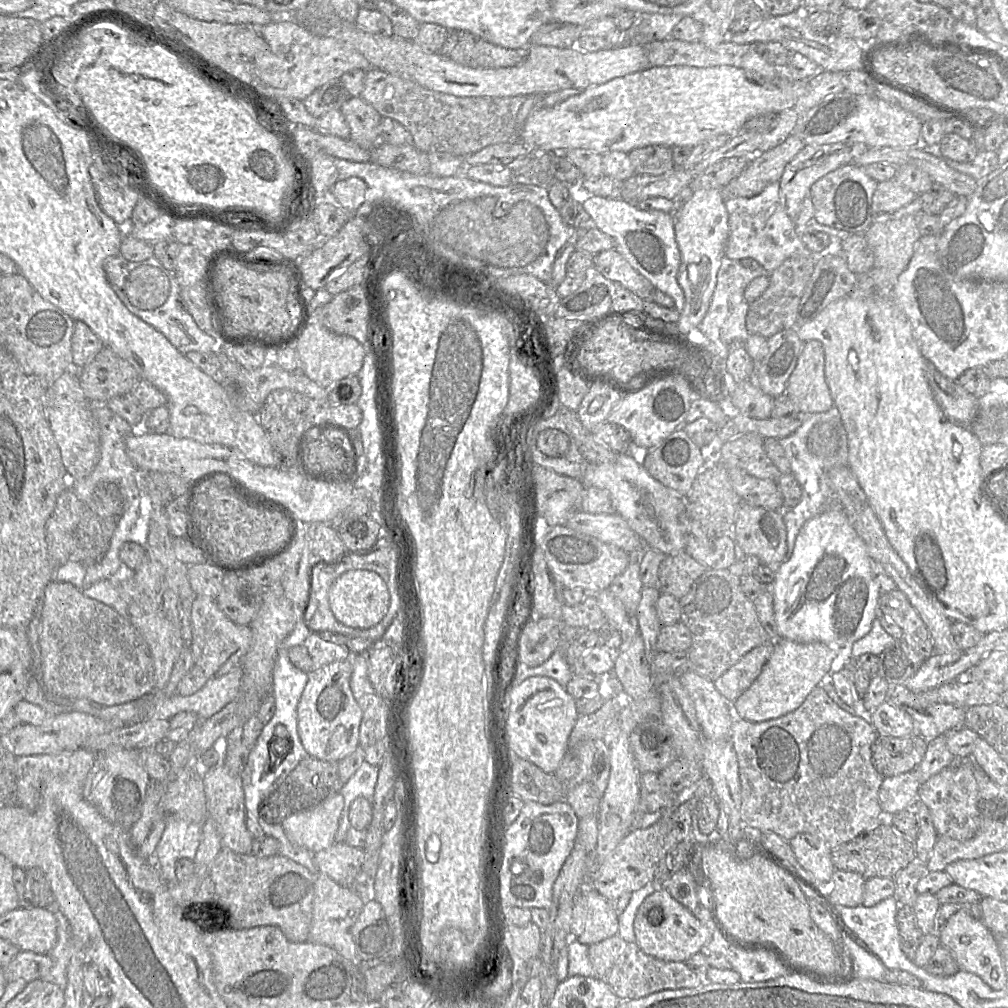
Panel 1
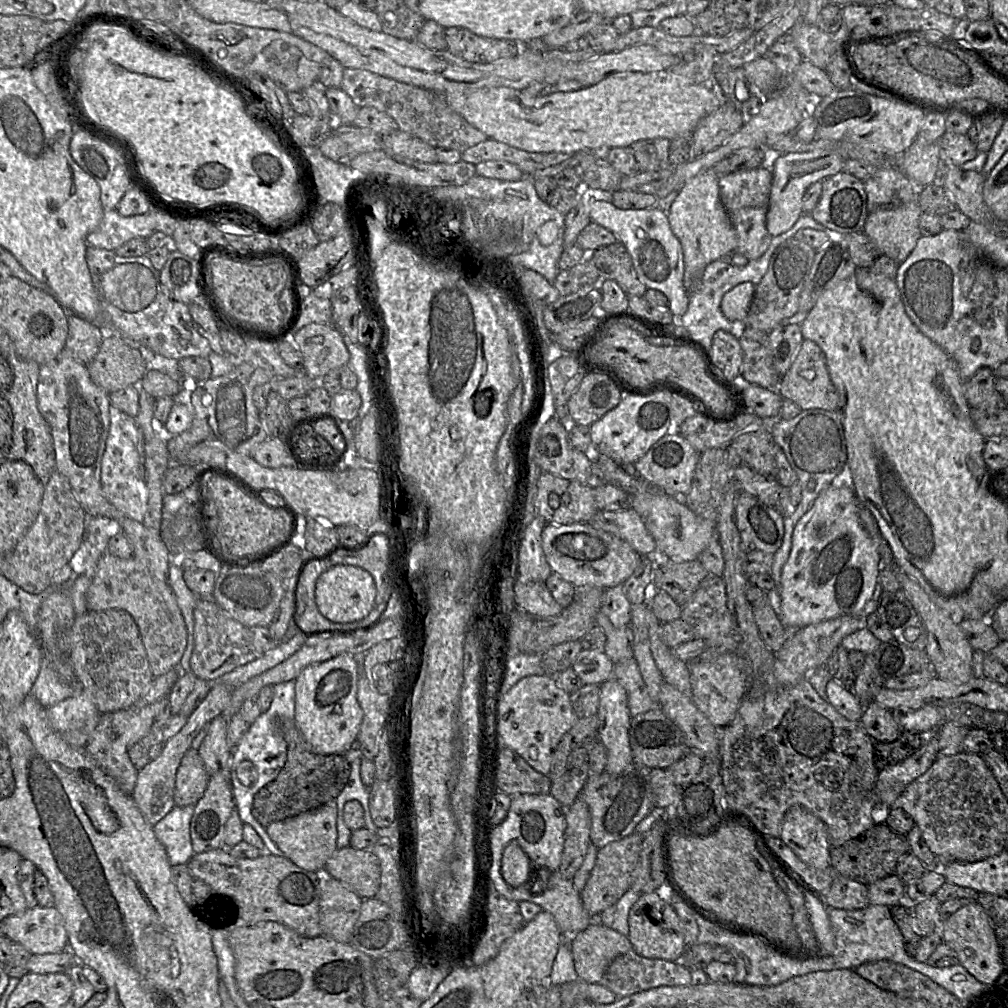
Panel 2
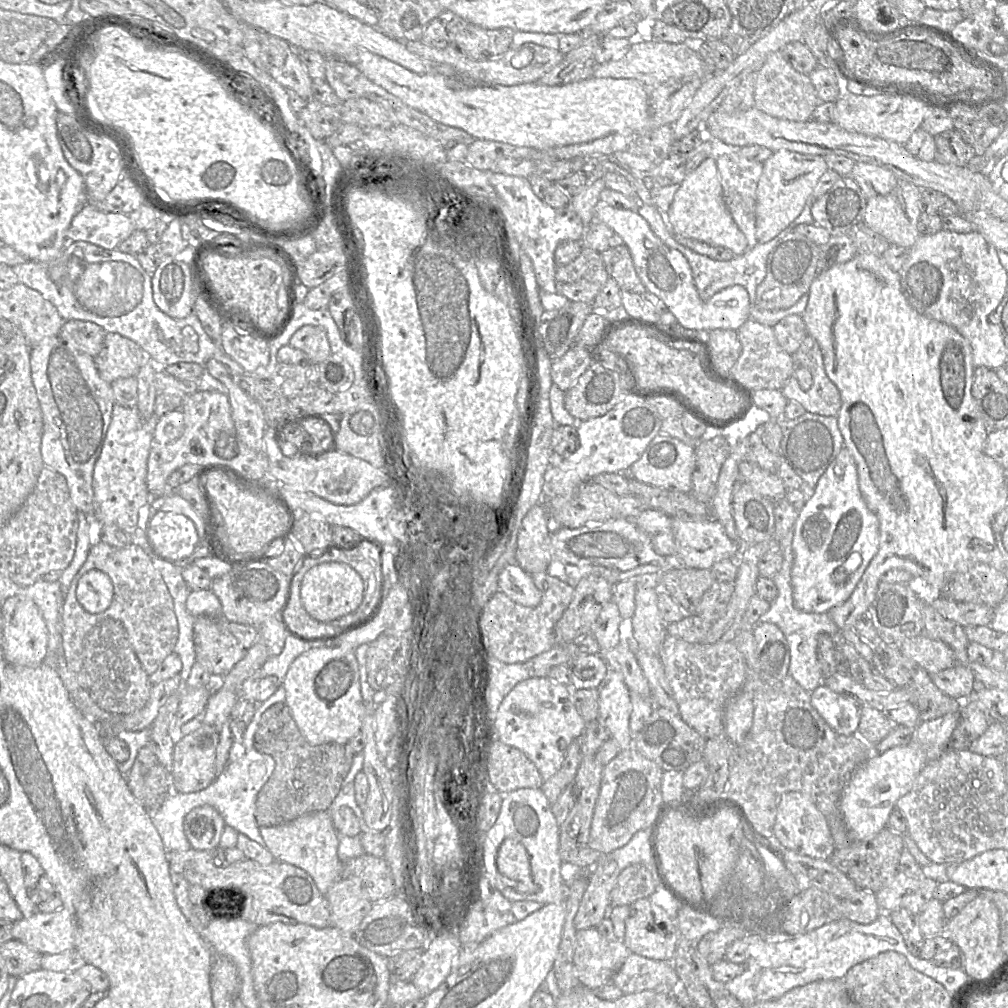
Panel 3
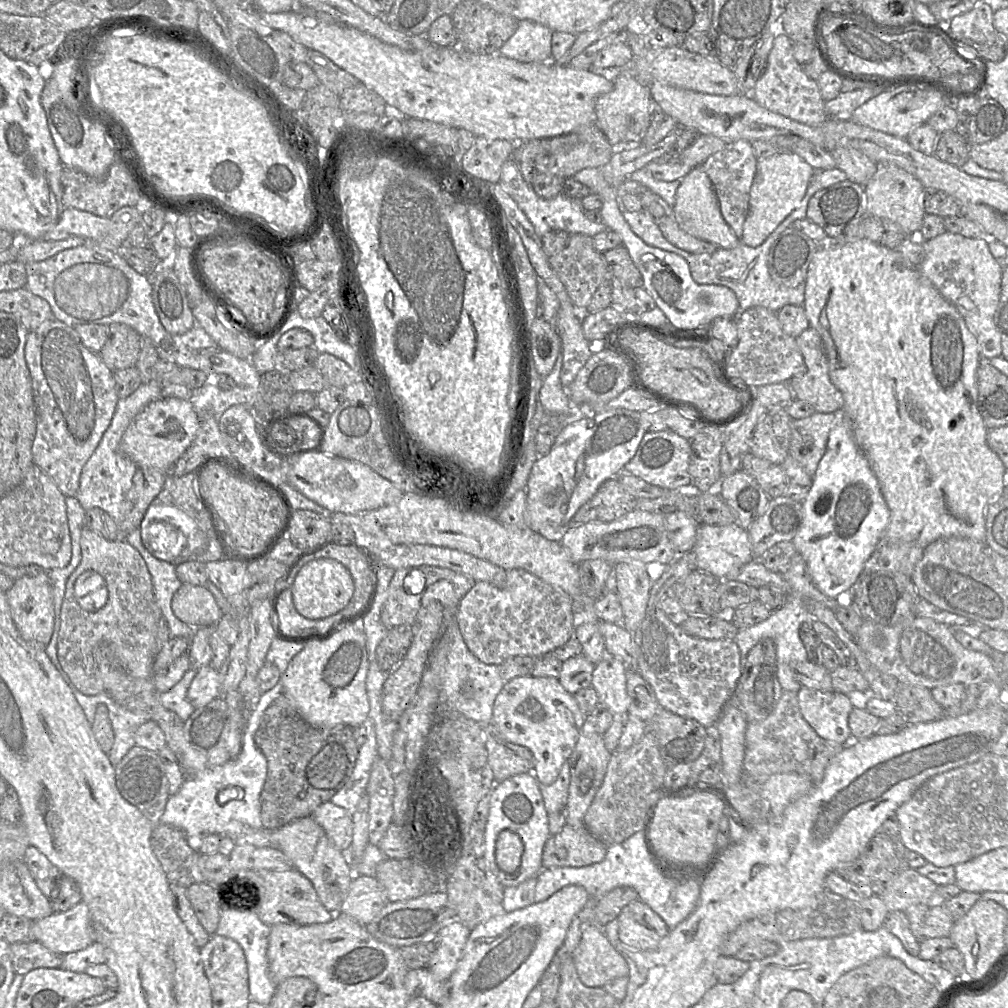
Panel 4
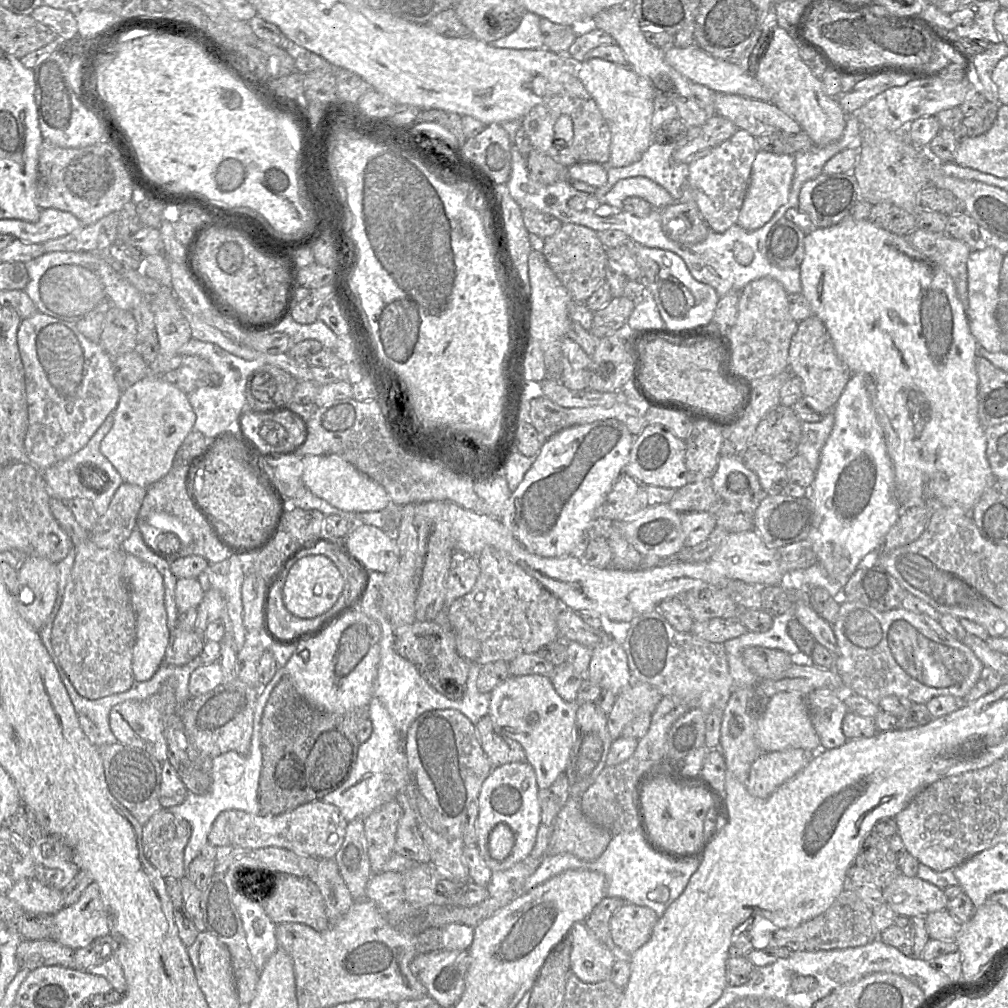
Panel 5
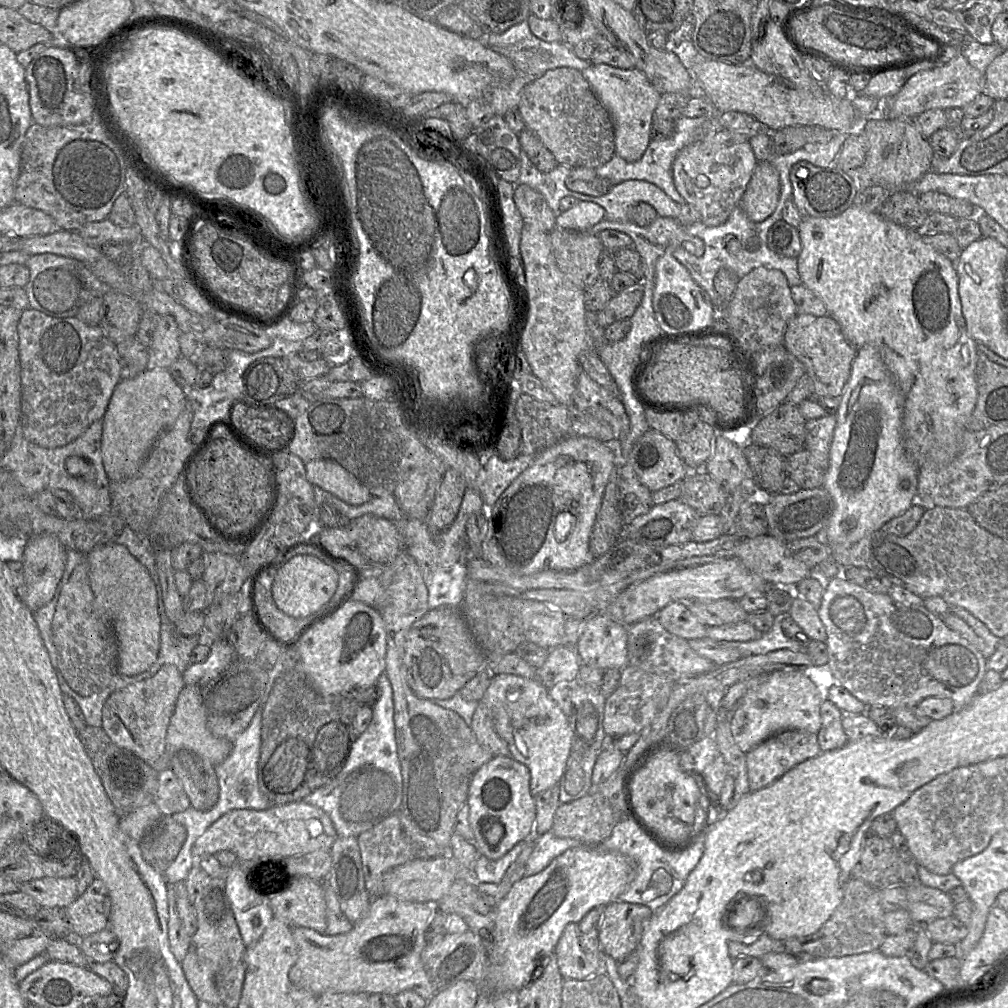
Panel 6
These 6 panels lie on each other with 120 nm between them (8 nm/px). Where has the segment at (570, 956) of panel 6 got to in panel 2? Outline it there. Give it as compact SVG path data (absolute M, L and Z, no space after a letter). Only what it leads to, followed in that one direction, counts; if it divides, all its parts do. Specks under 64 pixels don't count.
M595 919L585 930L571 937L570 949L578 979L599 983L613 959L632 950L632 945L628 937L611 927L605 927Z

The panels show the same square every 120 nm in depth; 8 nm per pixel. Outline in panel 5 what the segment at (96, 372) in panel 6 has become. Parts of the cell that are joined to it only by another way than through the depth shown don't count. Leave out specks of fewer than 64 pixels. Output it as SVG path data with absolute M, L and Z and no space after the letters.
M37 312L22 320L17 343L24 367L28 409L24 448L28 462L42 472L75 454L88 443L107 416L114 412L121 390L114 378L113 359L98 342L81 334L74 323Z

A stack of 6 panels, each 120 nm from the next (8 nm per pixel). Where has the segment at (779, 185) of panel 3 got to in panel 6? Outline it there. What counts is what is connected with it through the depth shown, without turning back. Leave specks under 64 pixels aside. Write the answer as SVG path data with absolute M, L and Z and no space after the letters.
M757 161L740 207L754 222L762 222L776 209L780 197L780 178L769 161Z

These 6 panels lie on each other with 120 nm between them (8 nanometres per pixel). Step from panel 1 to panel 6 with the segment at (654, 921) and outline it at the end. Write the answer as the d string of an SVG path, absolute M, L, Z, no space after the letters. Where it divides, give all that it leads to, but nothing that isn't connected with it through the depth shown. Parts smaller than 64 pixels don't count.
M619 900L606 905L598 930L602 950L616 961L636 950L653 913L646 905Z

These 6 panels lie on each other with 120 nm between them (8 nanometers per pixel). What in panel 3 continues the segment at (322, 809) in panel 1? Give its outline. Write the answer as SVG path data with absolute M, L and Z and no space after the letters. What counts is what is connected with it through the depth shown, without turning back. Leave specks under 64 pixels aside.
M328 811L303 815L279 826L260 827L260 834L275 860L292 864L306 871L321 894L326 895L332 884L343 876L344 864L338 857L337 831Z

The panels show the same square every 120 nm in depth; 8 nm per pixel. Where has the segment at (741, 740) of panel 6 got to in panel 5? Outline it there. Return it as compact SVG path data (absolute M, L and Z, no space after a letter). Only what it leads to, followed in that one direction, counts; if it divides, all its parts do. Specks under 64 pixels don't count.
M778 692L770 697L767 708L759 720L755 733L757 746L762 752L805 749L821 750L820 740L808 713L805 697L795 692Z

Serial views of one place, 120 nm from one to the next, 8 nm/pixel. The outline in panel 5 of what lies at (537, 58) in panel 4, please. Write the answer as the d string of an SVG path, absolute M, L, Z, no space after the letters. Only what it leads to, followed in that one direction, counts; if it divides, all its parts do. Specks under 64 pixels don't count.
M526 11L519 26L512 33L489 44L497 48L543 49L540 18L537 14Z

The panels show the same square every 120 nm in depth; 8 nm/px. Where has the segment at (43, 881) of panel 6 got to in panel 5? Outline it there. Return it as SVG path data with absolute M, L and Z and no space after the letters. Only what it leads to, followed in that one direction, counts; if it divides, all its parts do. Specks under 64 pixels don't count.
M36 879L18 881L5 895L18 903L25 913L55 915L65 907L61 890L49 888Z

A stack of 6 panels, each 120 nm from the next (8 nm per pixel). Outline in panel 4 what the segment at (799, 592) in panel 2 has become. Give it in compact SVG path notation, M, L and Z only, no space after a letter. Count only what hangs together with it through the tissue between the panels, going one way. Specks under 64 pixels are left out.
M843 408L834 415L835 426L802 502L802 521L791 542L806 561L816 588L830 598L844 600L877 548L889 524L890 510L876 476L855 443Z

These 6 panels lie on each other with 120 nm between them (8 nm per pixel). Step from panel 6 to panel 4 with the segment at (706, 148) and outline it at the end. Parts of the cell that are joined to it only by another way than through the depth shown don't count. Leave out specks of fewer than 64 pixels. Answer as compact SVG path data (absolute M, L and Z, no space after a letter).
M742 139L727 143L722 150L711 155L701 168L712 182L724 220L741 240L743 224L749 211L750 189L757 169L752 143Z

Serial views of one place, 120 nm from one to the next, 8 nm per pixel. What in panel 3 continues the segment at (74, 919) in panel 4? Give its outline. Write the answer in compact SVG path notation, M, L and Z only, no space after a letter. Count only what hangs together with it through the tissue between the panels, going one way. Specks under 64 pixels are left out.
M64 908L51 913L36 911L31 917L14 922L12 936L42 955L60 954L75 946L73 923Z

